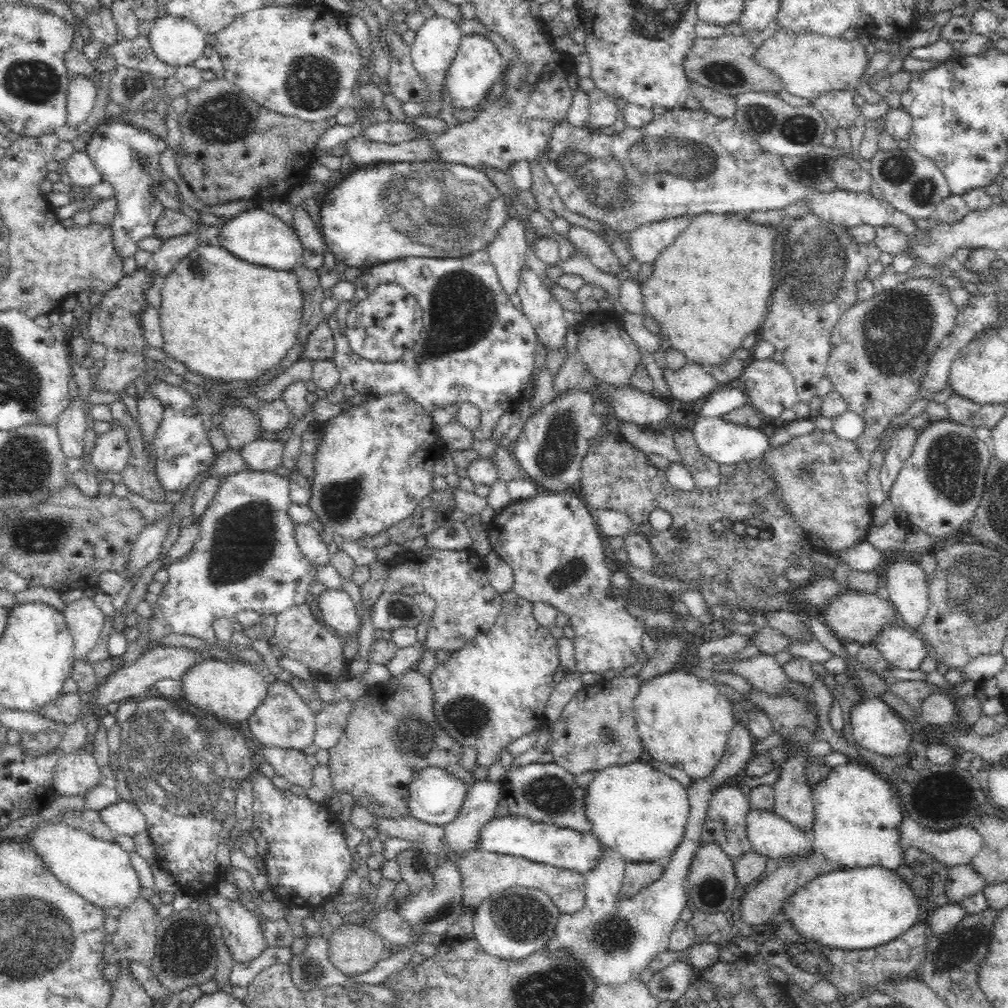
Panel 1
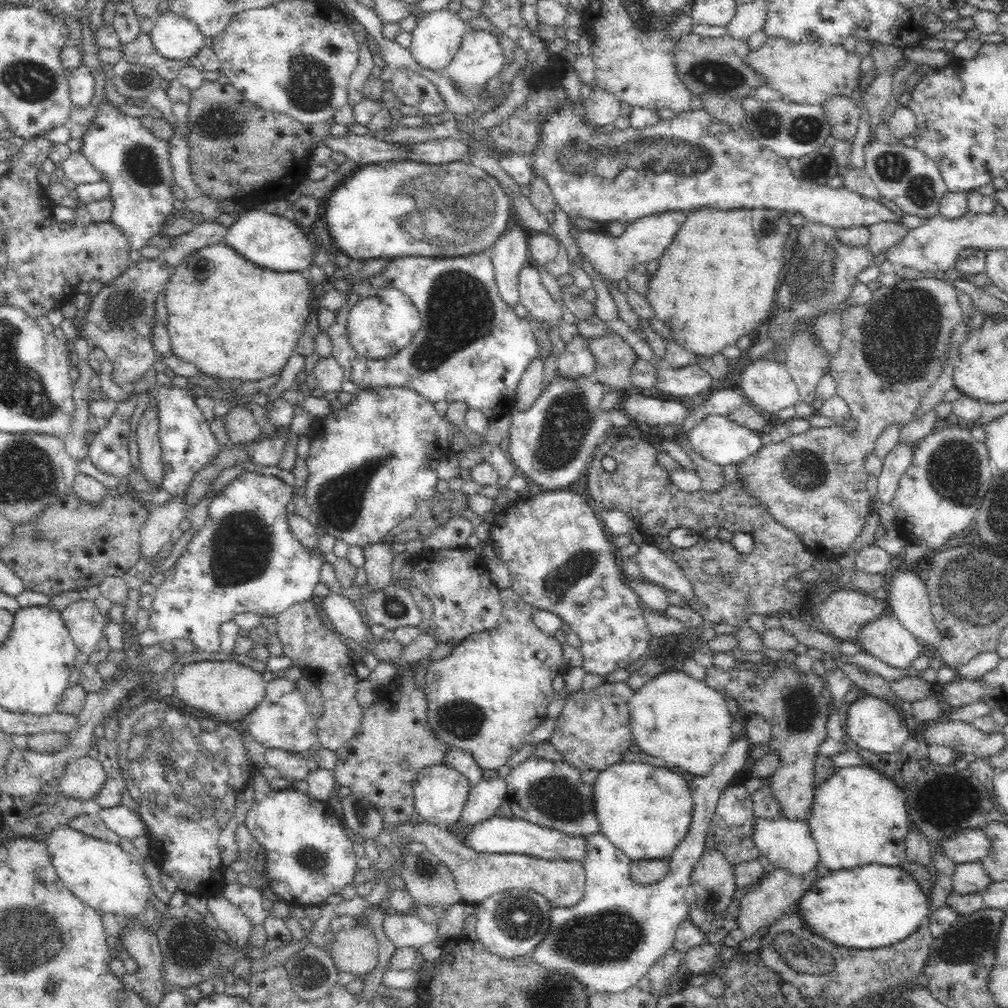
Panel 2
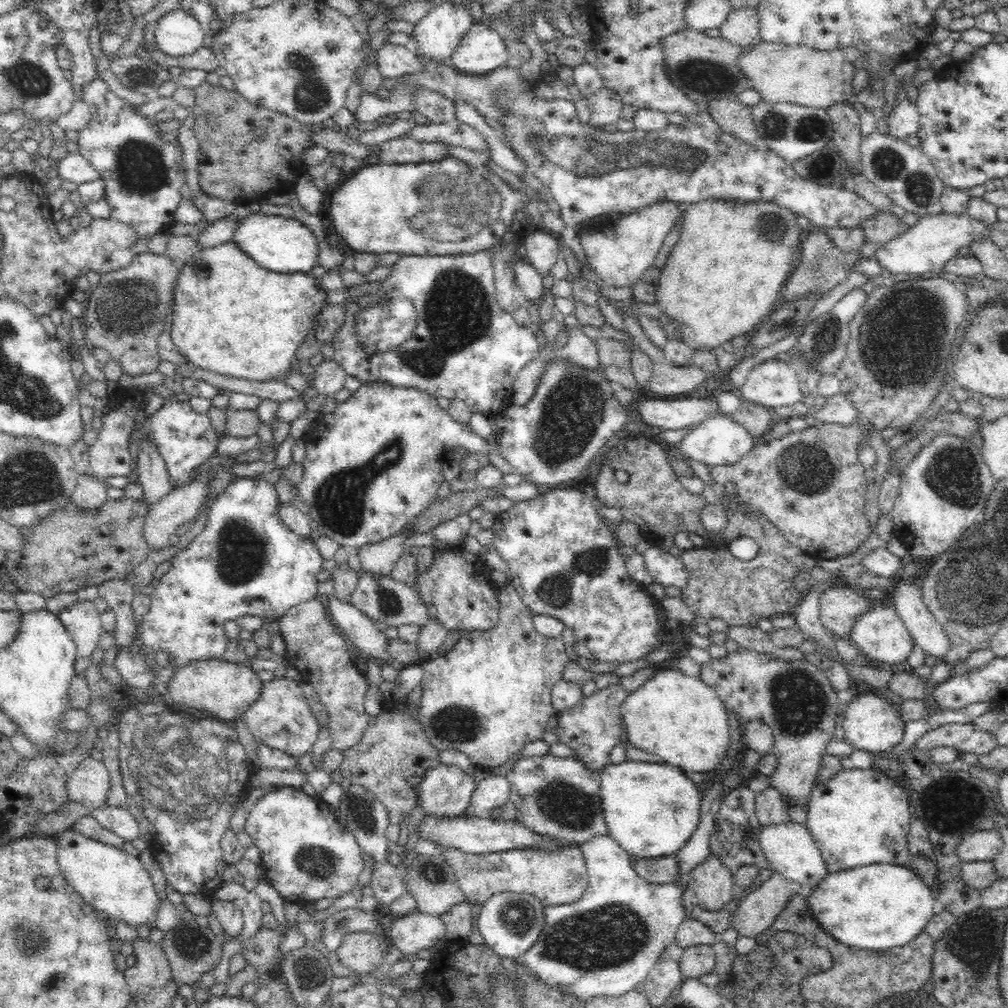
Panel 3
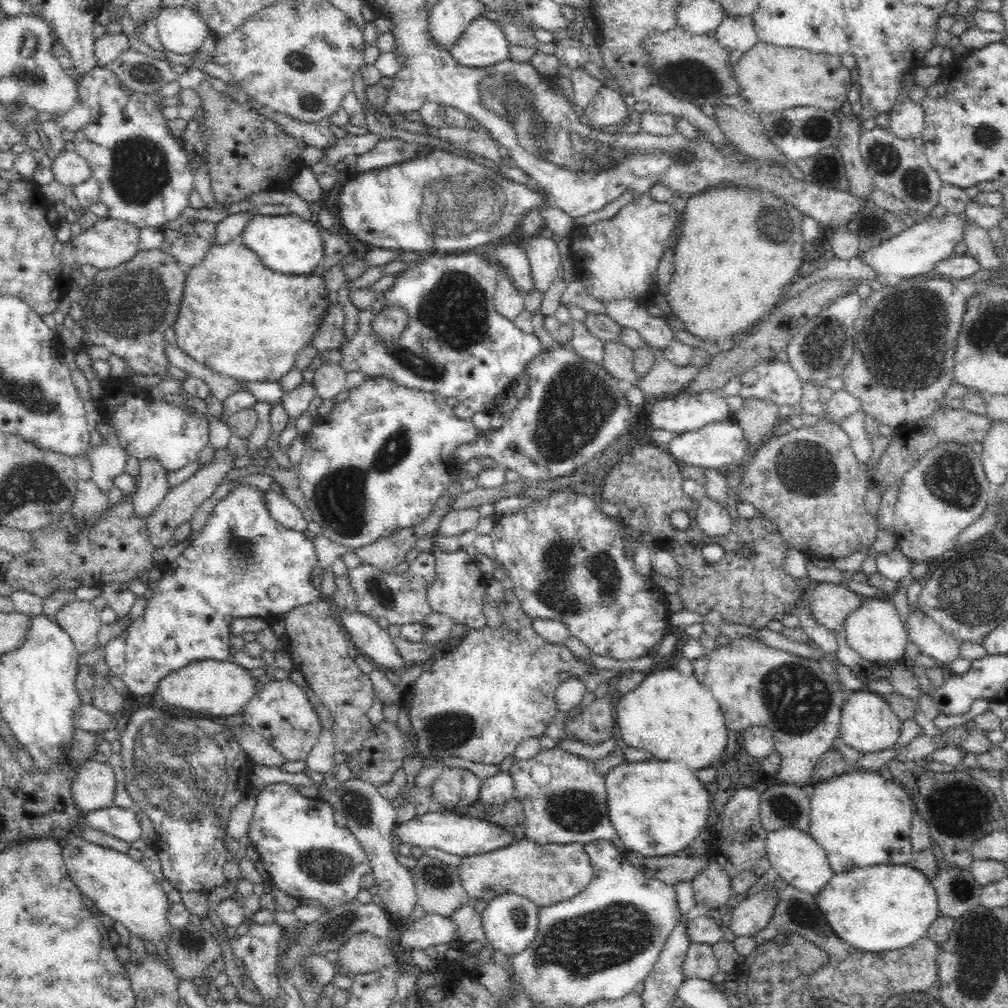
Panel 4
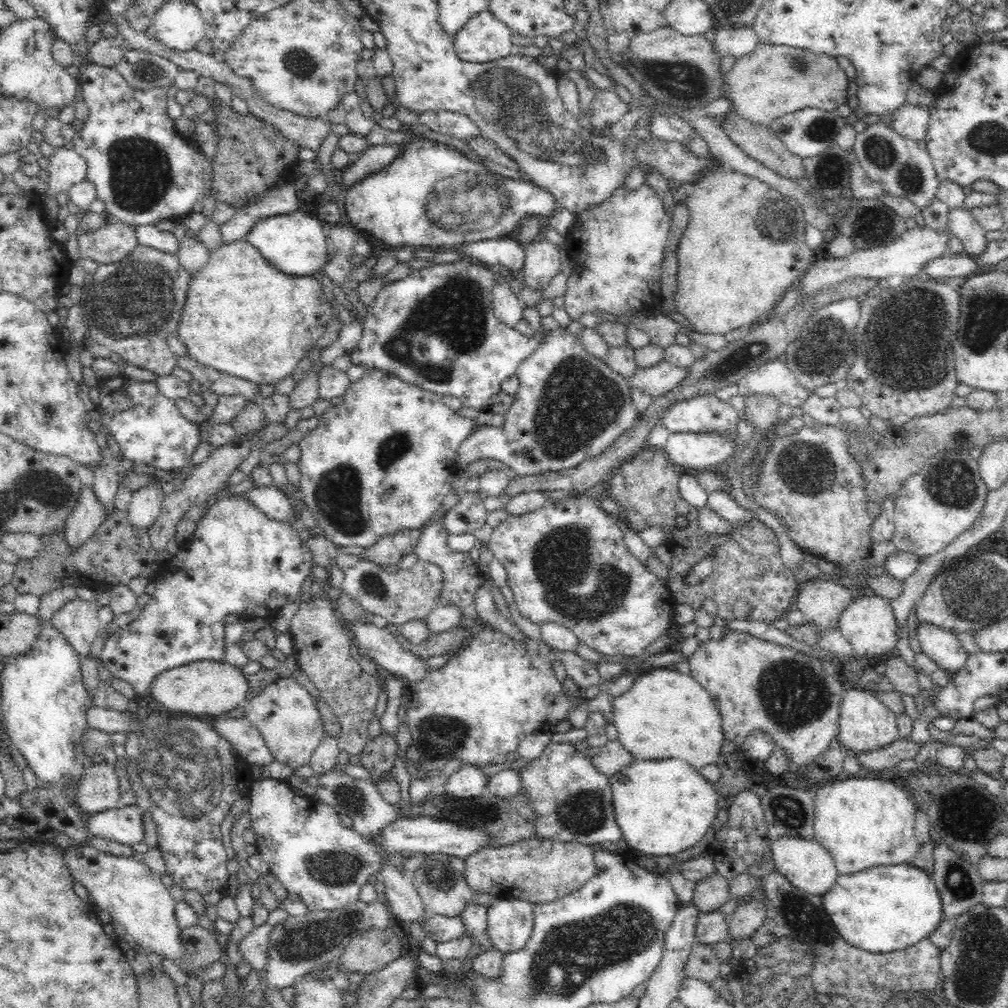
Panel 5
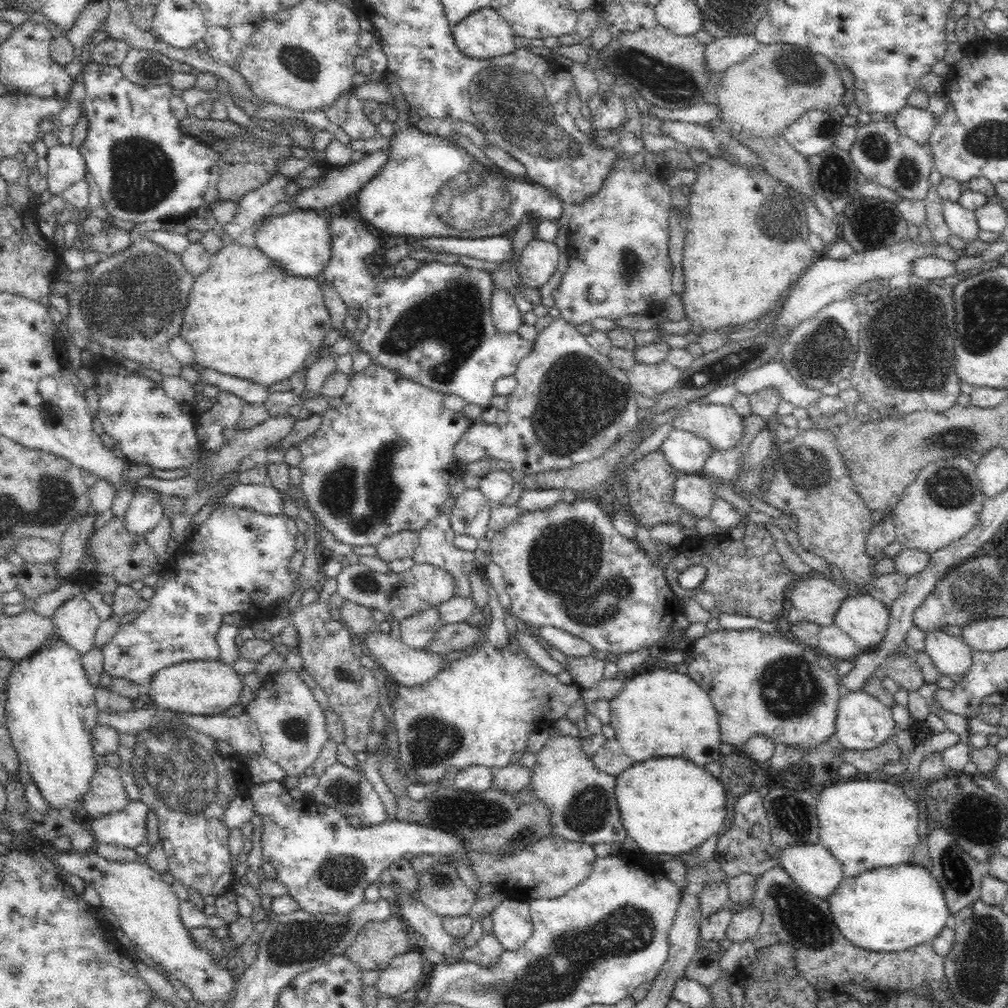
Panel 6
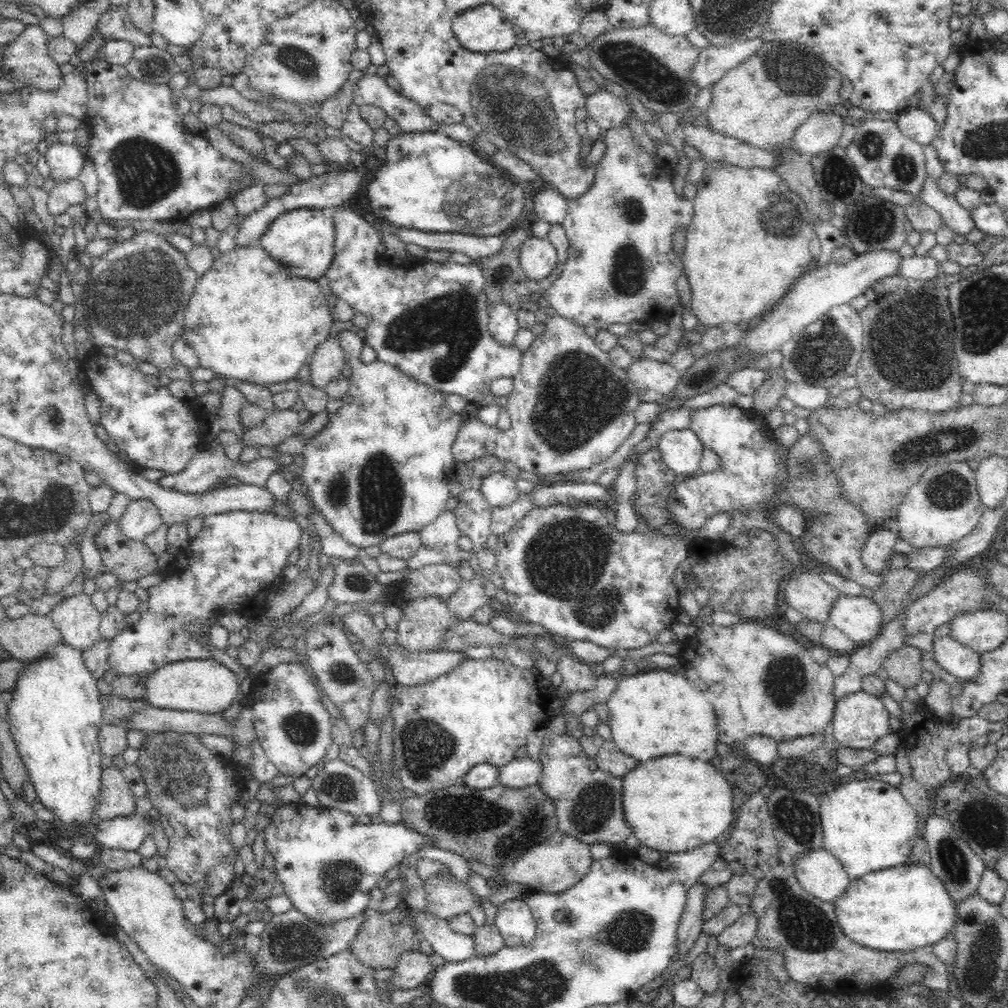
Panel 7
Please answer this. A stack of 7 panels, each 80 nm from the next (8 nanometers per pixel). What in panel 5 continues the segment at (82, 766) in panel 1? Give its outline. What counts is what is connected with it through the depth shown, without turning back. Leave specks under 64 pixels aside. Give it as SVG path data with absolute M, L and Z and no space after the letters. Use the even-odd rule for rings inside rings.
M106 762L90 764L79 780L73 797L85 817L122 806L115 766Z

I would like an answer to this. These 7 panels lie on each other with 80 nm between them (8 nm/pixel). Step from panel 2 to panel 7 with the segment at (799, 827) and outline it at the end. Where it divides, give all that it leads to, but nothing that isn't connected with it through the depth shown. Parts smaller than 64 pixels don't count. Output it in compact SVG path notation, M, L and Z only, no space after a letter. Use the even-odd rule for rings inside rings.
M824 848L801 854L792 867L802 888L828 905L842 898L851 883L842 863Z

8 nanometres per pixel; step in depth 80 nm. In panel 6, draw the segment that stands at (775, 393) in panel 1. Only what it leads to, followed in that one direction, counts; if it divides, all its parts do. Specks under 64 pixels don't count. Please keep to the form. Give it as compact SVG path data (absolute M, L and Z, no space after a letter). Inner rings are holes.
M769 361L752 370L745 371L734 380L738 392L751 395L762 388L775 388L786 402L802 409L812 408L814 403L822 402L821 389L810 388L796 380L781 362Z

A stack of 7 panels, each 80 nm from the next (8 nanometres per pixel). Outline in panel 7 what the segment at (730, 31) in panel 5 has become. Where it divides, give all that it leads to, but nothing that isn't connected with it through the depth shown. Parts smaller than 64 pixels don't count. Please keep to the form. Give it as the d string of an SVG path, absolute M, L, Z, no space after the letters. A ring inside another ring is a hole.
M758 37L724 46L710 45L700 51L698 61L691 69L691 80L698 87L698 92L720 82L726 72L738 67L764 44L763 38Z

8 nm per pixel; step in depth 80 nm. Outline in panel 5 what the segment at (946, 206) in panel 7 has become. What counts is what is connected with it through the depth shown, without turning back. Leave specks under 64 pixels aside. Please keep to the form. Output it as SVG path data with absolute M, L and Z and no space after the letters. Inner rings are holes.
M950 206L947 228L964 245L964 252L972 257L980 256L986 250L986 232L980 223L972 217L971 210L964 206L954 208Z

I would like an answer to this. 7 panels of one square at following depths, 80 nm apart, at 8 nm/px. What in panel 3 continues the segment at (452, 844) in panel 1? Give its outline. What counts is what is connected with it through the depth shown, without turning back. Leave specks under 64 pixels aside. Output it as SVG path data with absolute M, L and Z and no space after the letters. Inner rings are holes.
M491 772L477 783L466 814L487 819L490 817L491 810L506 804L510 797L511 786L507 775L497 775Z

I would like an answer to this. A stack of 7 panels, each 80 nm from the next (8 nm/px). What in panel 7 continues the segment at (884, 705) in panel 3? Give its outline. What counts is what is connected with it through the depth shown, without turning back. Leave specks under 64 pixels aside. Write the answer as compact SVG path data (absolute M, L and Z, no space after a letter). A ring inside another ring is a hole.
M861 690L842 698L835 704L829 734L833 736L838 745L852 749L870 749L882 736L890 732L888 715L889 712L884 708L880 698Z

